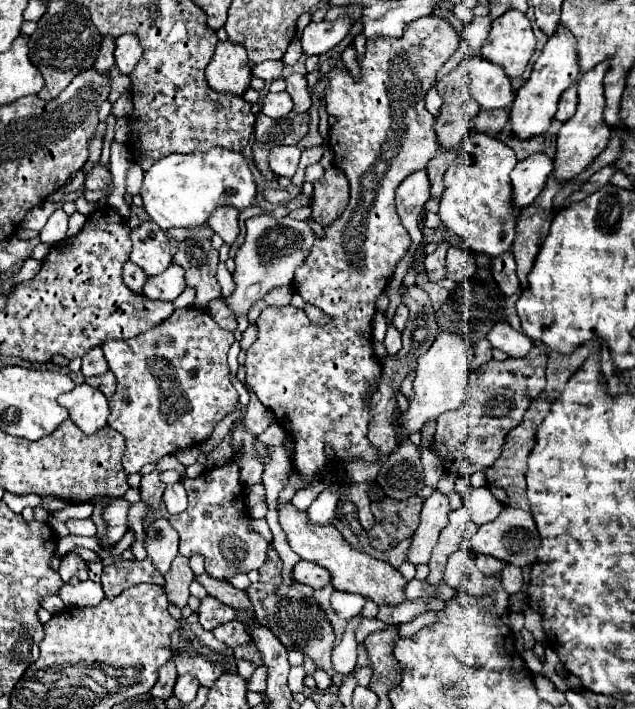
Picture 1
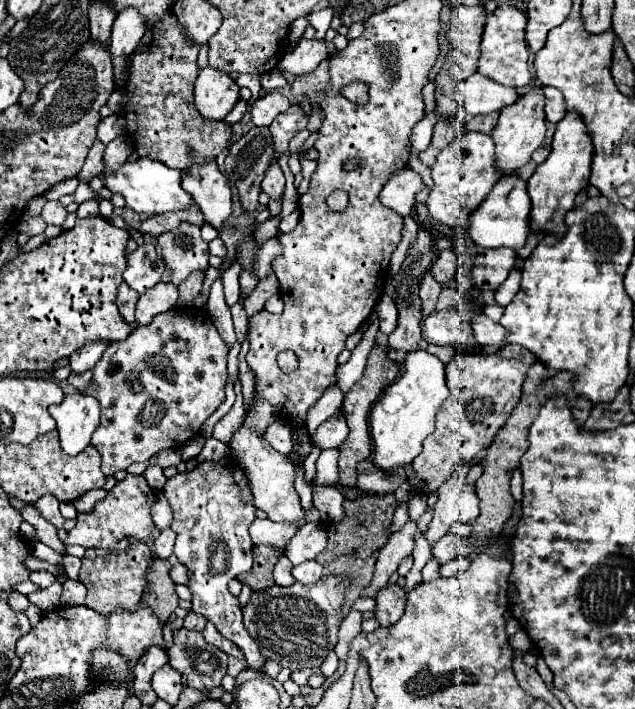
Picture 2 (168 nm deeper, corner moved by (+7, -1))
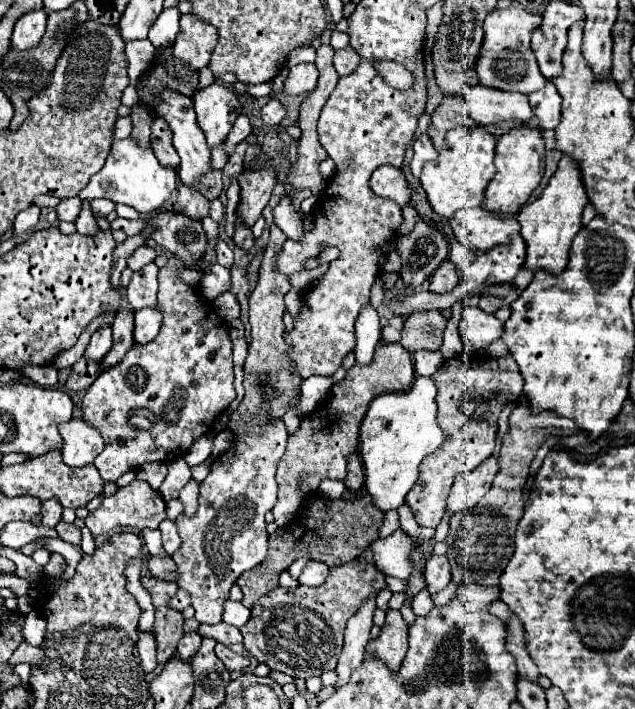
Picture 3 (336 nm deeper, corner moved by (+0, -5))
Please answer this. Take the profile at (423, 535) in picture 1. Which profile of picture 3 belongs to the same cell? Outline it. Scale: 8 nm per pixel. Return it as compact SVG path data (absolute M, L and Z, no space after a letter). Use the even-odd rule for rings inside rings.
M377 593L371 595L367 601L363 601L359 611L347 623L345 647L341 651L341 657L339 657L339 663L337 663L337 669L335 669L337 675L339 675L339 681L337 681L335 687L345 685L349 681L349 677L351 677L351 671L355 667L359 667L361 661L363 661L365 645L371 639L369 629L373 627L373 613L377 609L375 597L377 597Z

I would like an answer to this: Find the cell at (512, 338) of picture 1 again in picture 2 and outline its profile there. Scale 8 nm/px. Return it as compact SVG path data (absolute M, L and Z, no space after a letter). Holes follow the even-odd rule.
M474 315L472 317L472 331L474 331L474 339L480 345L502 345L504 343L504 327L496 321L492 321L486 315Z

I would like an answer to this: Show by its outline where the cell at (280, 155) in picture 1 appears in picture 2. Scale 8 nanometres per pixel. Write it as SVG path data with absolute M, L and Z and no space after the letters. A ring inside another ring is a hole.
M270 165L266 169L264 181L262 181L262 191L270 197L270 199L280 199L284 193L284 175L280 171L280 165Z

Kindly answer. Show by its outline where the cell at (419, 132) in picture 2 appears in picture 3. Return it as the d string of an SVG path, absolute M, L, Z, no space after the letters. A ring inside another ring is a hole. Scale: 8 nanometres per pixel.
M421 135L415 143L413 143L413 151L415 151L415 157L413 157L413 163L411 163L411 171L415 177L421 177L421 169L427 161L433 161L439 153L437 149L431 145L431 137Z

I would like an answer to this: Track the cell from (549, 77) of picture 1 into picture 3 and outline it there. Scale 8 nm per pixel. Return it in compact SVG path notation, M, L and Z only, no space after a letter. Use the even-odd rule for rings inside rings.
M525 123L503 133L497 139L497 151L495 151L497 175L493 177L493 181L489 183L485 191L483 205L491 211L501 211L501 213L517 211L527 201L531 191L539 185L545 173L545 153L547 149L545 149L545 141L539 127L529 127Z

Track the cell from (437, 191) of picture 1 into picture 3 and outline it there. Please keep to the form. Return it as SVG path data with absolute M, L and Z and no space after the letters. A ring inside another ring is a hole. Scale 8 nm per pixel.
M445 97L443 103L433 113L433 123L429 127L429 137L435 143L435 149L443 149L445 133L455 127L475 127L475 123L469 119L465 111L465 99L463 97Z

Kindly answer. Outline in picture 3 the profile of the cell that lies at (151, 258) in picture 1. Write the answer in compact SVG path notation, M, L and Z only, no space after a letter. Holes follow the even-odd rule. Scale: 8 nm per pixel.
M153 261L133 273L131 283L127 287L127 299L135 311L157 303L157 273L159 267Z

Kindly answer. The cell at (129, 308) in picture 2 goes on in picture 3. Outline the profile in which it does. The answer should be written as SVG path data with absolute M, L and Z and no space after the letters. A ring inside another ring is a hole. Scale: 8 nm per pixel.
M131 309L117 311L111 327L113 327L113 347L107 353L107 357L103 357L101 369L117 365L123 359L123 355L131 349L131 345L135 343L133 341L133 311Z

